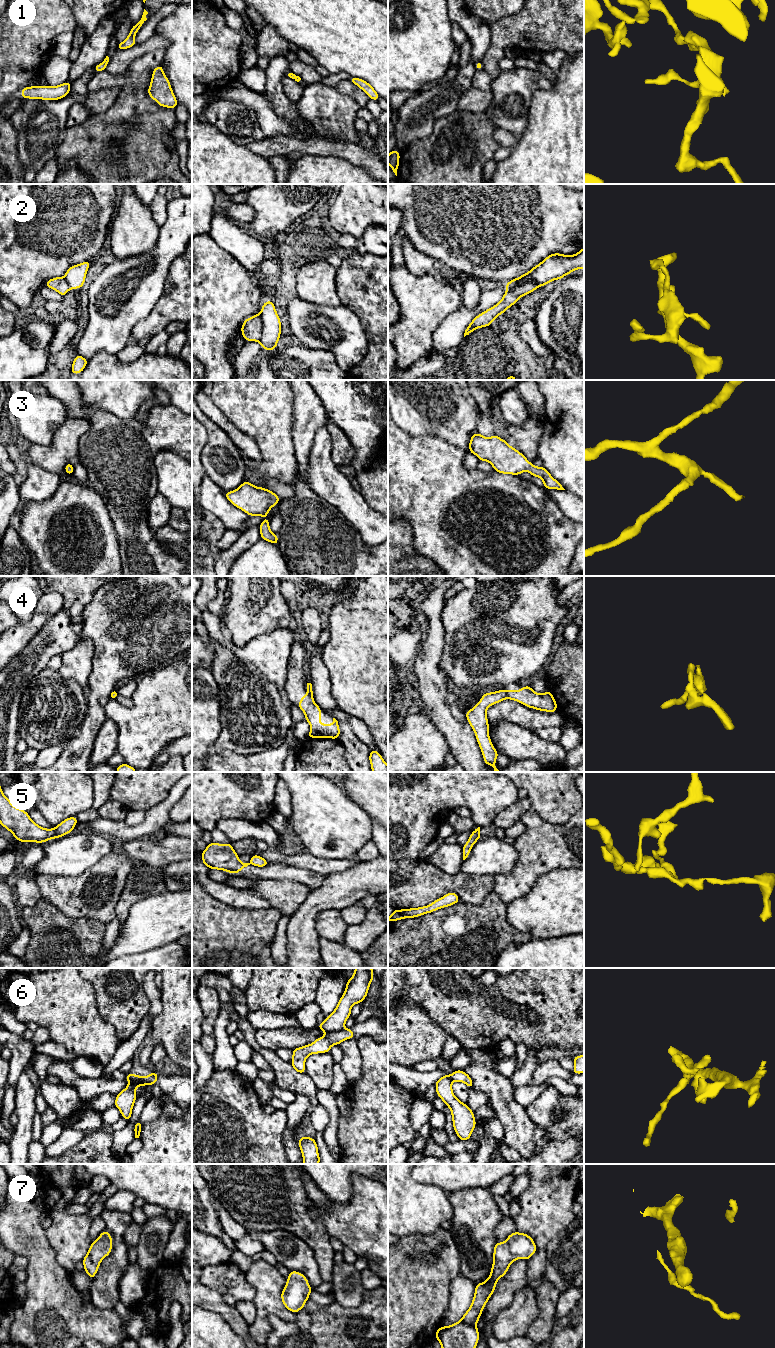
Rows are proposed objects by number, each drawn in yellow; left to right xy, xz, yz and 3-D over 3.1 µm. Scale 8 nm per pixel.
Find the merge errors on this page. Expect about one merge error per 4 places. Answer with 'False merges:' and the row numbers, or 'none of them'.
False merges: 2, 4, 5, 6

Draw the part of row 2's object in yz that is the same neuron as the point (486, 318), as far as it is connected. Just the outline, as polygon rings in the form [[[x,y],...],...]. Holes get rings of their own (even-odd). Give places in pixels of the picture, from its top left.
[[[528,281],[516,286],[512,290],[506,289],[500,302],[480,313],[471,321],[465,330],[464,337],[471,334],[475,329],[490,326],[499,315],[505,313],[505,311],[516,304],[521,297],[532,293],[539,287],[541,287],[541,285]]]

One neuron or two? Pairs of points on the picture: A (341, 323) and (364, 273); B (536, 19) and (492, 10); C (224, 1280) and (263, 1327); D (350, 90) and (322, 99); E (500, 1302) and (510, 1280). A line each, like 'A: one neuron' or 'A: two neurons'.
A: two neurons
B: two neurons
C: two neurons
D: two neurons
E: one neuron

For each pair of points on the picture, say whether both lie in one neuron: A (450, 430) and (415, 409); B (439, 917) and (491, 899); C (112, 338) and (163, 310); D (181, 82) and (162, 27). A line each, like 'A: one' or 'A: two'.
A: one
B: one
C: two
D: one

